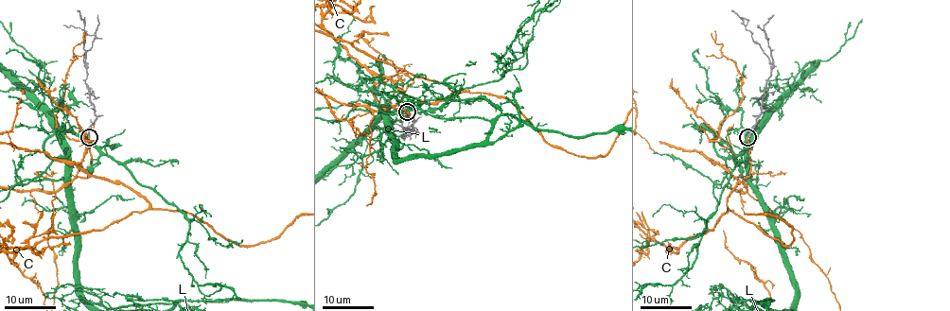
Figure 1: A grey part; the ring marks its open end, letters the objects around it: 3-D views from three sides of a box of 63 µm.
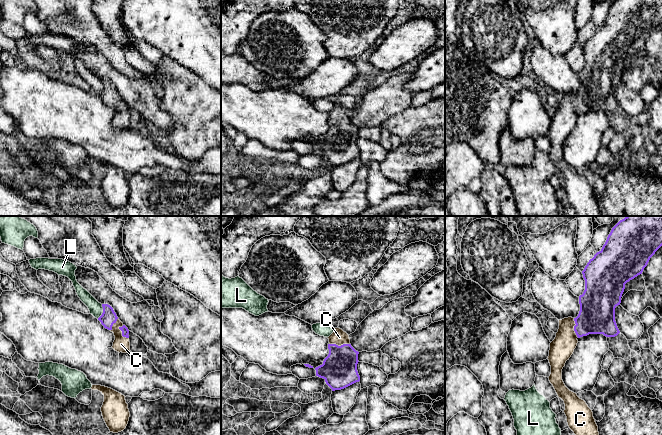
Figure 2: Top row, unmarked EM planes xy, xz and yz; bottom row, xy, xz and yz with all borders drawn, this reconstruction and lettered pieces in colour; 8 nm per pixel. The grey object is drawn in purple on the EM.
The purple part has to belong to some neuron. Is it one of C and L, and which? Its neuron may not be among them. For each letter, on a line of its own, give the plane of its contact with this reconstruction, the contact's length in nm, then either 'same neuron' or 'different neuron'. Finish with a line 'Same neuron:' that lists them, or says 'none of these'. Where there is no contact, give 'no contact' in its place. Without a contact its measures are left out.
C: meets purple in xz; contact 170 nm long; same neuron
L: meets purple in xy; contact 130 nm long; different neuron
Same neuron: C

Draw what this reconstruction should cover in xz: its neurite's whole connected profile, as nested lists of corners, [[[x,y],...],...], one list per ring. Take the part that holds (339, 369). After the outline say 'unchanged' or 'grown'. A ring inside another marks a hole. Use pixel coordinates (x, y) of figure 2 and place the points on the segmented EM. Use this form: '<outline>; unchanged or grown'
[[[335,328],[328,337],[329,354],[323,364],[316,367],[316,376],[323,378],[332,389],[341,390],[360,381],[357,371],[358,354],[350,344],[349,335]]]; grown

